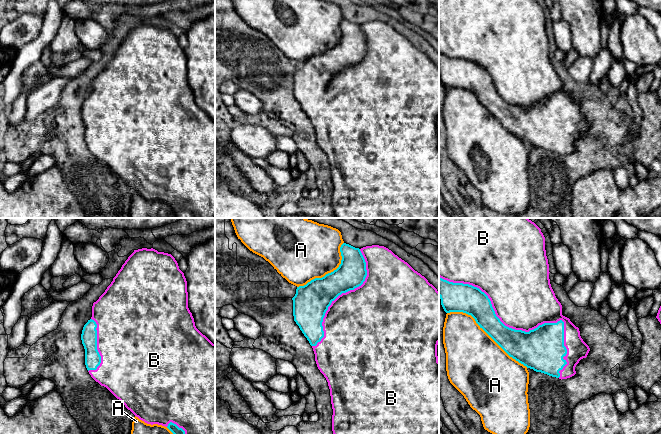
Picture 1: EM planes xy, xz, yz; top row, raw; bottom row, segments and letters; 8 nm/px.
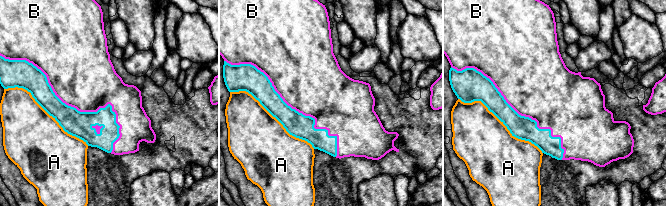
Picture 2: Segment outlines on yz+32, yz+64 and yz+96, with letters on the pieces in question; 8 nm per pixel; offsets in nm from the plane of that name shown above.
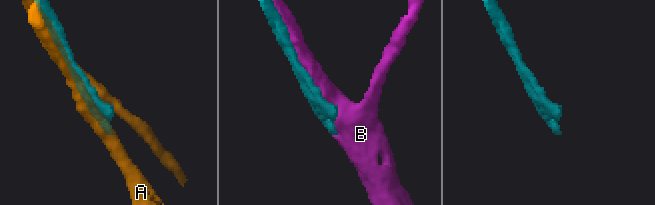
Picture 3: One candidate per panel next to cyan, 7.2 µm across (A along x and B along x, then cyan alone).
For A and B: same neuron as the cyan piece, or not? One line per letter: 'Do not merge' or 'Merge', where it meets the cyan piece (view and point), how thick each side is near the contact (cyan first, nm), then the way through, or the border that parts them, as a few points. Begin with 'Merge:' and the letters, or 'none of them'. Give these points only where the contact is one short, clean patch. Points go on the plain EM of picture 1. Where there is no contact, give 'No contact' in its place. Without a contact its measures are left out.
Merge: B
A: Do not merge. Touches cyan at yz (487, 109). Thickness 220 nm (cyan) against 460 nm
B: Merge. Touches cyan at yz (523, 107). Thickness 360 nm (cyan) against 480 nm

